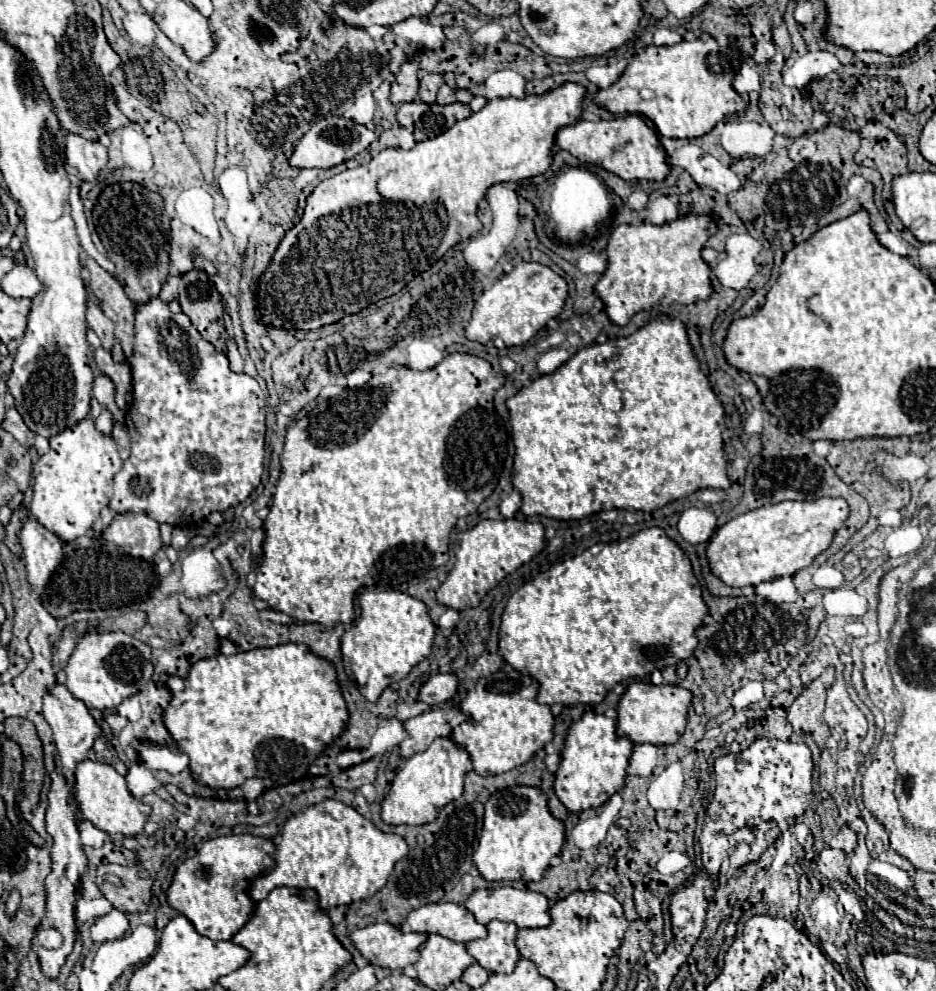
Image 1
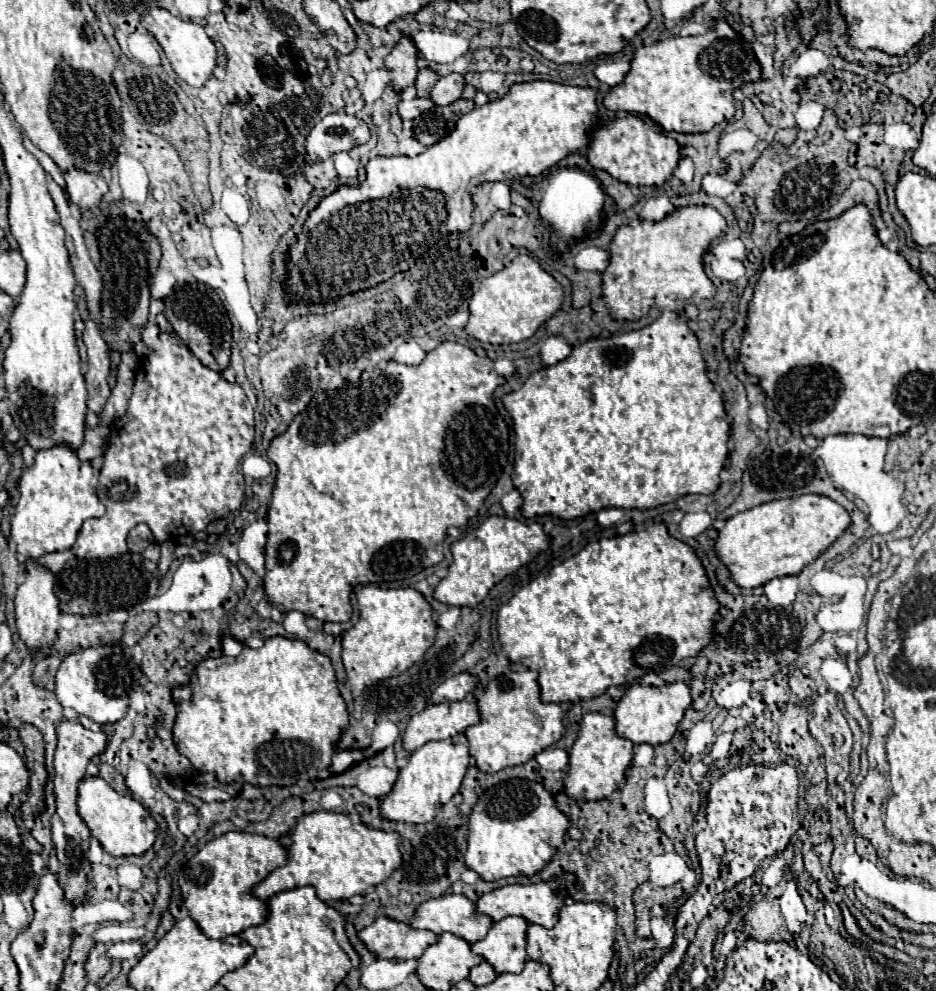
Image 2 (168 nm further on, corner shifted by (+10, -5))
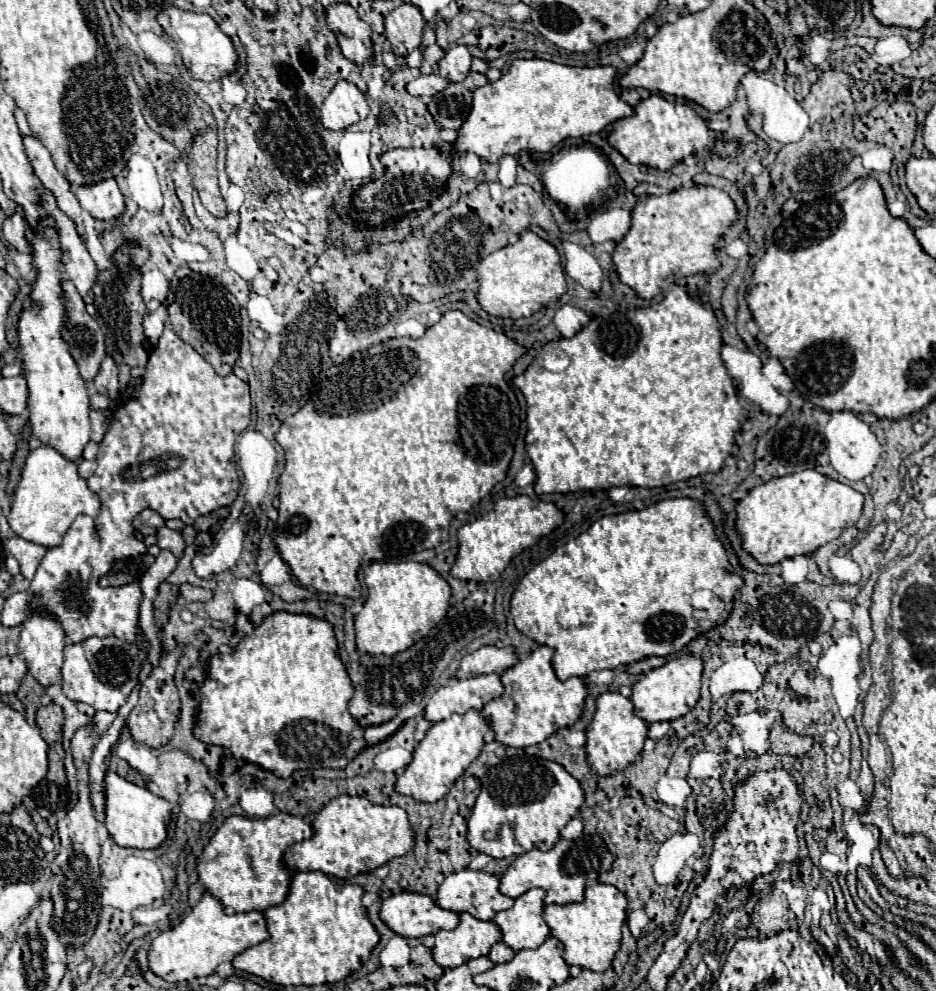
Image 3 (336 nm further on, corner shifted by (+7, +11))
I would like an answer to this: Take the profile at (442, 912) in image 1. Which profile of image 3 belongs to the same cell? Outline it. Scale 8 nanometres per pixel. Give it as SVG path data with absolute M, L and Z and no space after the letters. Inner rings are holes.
M459 870L449 874L443 884L439 886L437 892L437 904L445 910L453 910L453 912L469 912L479 920L491 920L497 912L507 910L515 904L515 898L505 896L499 892L499 876L491 874L491 872L483 872L483 870Z

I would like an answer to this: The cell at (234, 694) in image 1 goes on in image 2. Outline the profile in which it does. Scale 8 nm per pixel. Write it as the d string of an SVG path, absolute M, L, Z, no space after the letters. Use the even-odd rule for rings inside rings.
M282 636L268 638L262 648L244 648L238 656L206 658L190 678L192 698L178 702L174 720L174 742L192 766L214 774L222 784L256 784L256 786L292 786L300 780L314 780L318 770L330 766L342 730L348 726L348 710L336 688L330 660L310 650L302 640Z

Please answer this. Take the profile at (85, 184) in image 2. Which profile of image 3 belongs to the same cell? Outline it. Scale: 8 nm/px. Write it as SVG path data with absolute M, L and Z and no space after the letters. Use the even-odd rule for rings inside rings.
M113 178L93 186L73 186L73 194L77 196L81 208L97 220L119 218L125 210L123 194Z

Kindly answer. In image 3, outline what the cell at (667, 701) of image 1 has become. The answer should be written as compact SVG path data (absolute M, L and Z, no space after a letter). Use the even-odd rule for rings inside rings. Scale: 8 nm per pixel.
M679 656L665 662L659 668L653 668L649 674L643 674L637 684L633 686L633 706L635 714L641 716L645 722L661 722L661 720L675 720L685 716L699 700L701 690L701 674L703 674L703 660L697 656Z

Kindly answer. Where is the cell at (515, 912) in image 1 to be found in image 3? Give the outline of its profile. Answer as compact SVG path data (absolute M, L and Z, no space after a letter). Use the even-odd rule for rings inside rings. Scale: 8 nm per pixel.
M583 834L577 840L561 838L551 850L541 852L537 848L519 856L501 876L501 892L511 898L519 898L531 888L543 888L547 892L545 904L569 904L581 902L583 892L589 884L597 882L597 876L609 872L613 866L615 854L607 848L599 834Z

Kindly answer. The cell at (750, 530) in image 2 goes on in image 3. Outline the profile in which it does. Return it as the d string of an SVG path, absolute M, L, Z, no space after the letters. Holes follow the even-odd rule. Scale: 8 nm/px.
M803 470L789 476L779 476L777 480L769 480L757 488L753 488L743 500L737 504L737 530L743 538L743 548L761 564L779 564L785 558L797 554L811 554L819 546L835 540L841 532L853 526L861 518L863 510L863 494L853 490L847 484L841 484L829 476L819 474L817 470Z

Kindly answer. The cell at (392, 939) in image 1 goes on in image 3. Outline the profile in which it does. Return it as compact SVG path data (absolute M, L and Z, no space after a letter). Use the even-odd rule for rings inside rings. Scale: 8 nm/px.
M399 892L387 898L381 906L383 922L405 938L421 938L439 930L453 930L459 924L459 914L439 908L431 896L417 892Z

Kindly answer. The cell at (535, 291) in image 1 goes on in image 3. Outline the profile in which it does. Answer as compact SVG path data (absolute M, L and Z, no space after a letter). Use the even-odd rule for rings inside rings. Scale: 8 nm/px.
M525 230L515 244L507 244L479 262L479 292L477 300L487 314L503 318L525 318L541 310L549 302L559 300L567 290L559 252L553 244Z

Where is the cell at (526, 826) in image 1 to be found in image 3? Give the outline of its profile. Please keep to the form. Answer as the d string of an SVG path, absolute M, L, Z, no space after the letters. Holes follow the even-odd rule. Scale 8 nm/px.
M537 756L531 758L505 758L501 764L489 768L485 778L481 780L481 794L477 796L477 802L473 806L471 818L469 818L469 844L485 852L493 858L507 858L507 856L521 856L533 848L549 850L559 840L559 832L563 826L577 816L581 804L585 802L581 784L557 762L543 760Z

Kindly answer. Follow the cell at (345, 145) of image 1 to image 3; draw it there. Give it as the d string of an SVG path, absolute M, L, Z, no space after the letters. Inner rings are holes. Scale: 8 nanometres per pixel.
M339 80L321 108L321 122L329 130L343 130L367 118L369 106L365 94L349 80Z

